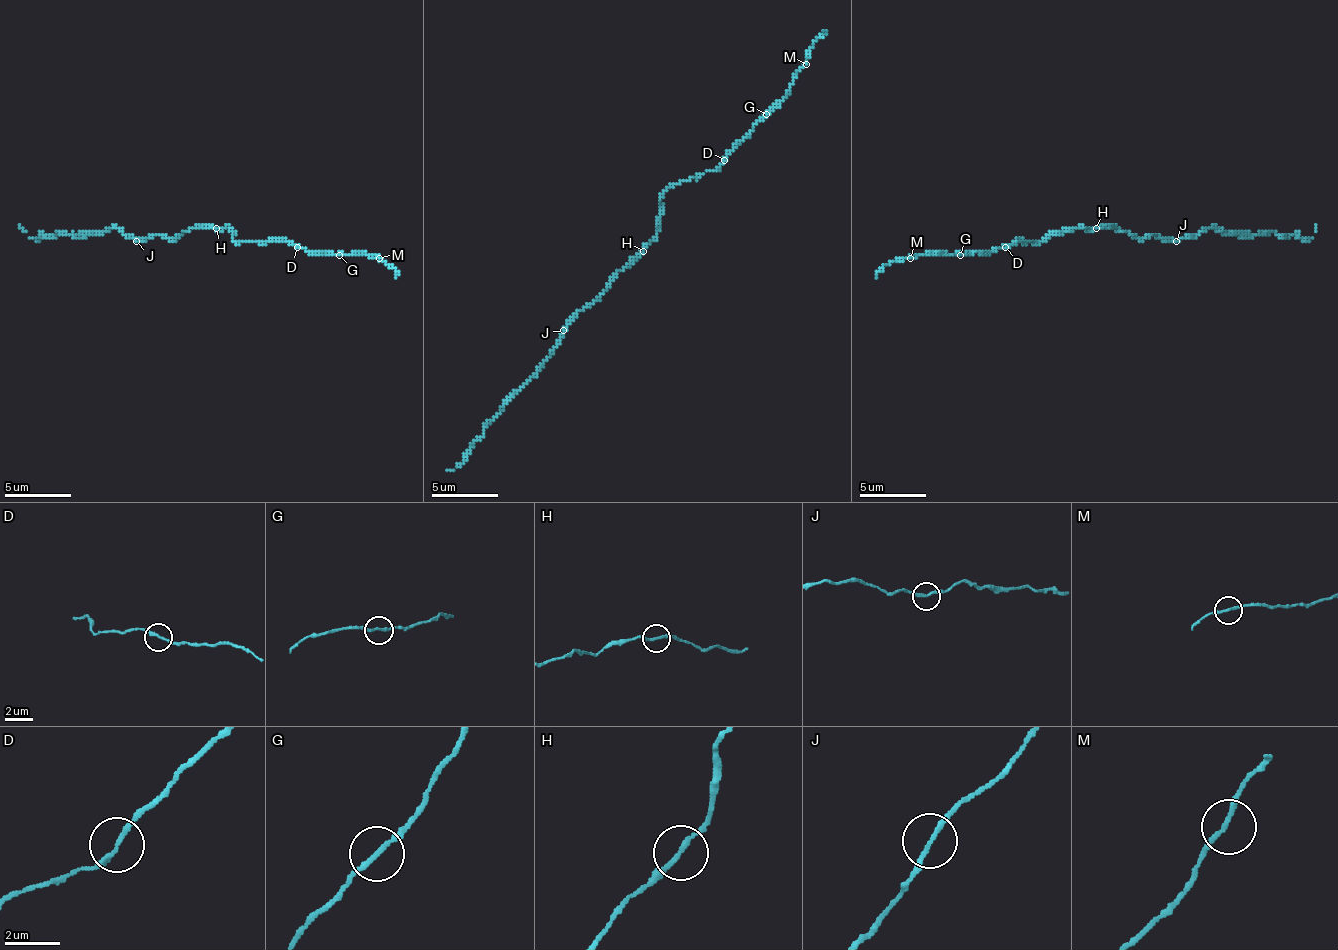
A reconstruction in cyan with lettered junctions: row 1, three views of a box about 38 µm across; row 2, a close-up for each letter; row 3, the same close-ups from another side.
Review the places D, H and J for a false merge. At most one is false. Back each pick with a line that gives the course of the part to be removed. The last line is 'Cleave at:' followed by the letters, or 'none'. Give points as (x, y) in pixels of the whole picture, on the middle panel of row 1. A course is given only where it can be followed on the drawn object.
Cleave at: none

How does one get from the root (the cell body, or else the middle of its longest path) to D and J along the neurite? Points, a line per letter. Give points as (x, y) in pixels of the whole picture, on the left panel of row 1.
D: (212, 228), (229, 228), (236, 241), (289, 241), (296, 248)
J: (212, 228), (193, 228), (173, 238), (153, 235), (136, 241)

